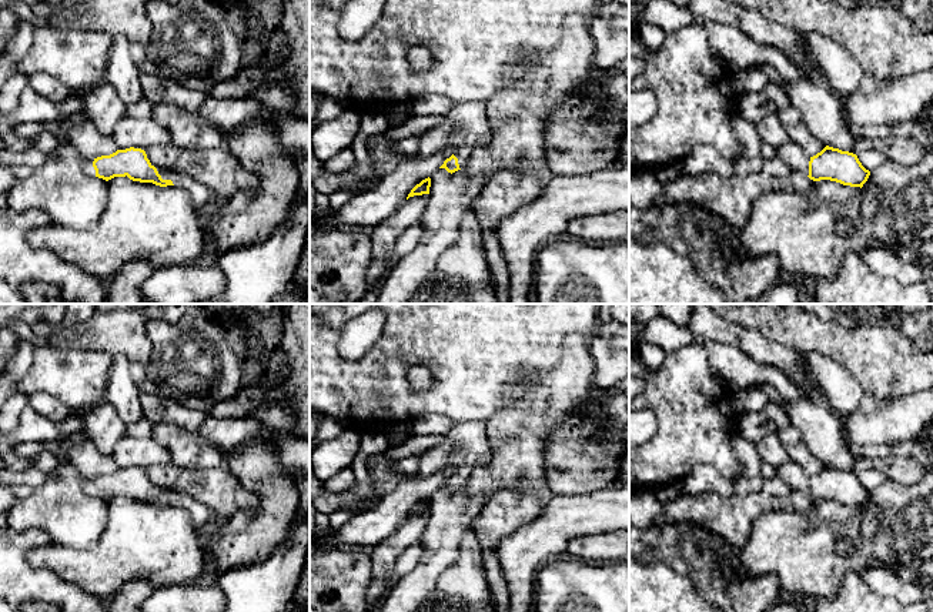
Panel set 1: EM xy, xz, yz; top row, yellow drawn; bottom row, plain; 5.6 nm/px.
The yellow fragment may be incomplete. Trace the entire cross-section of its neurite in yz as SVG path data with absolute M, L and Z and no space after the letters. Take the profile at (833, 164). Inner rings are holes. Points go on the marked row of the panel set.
M790 140L778 147L778 155L790 171L802 173L813 181L830 180L862 188L870 175L870 171L862 165L856 154L829 146L809 157Z

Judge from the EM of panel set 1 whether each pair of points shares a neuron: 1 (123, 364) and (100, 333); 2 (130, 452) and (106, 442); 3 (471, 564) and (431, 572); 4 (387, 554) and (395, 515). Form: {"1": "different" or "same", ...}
{"1": "different", "2": "different", "3": "different", "4": "different"}

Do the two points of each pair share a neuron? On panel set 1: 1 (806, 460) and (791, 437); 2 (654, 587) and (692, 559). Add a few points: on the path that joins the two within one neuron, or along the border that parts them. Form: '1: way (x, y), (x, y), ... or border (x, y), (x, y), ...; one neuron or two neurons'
1: way (801, 454), (792, 442); one neuron
2: border (658, 558), (676, 572), (685, 575), (698, 594); two neurons

